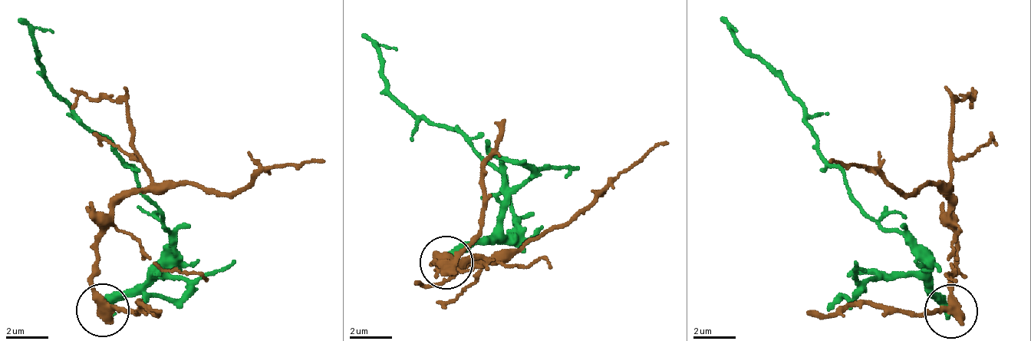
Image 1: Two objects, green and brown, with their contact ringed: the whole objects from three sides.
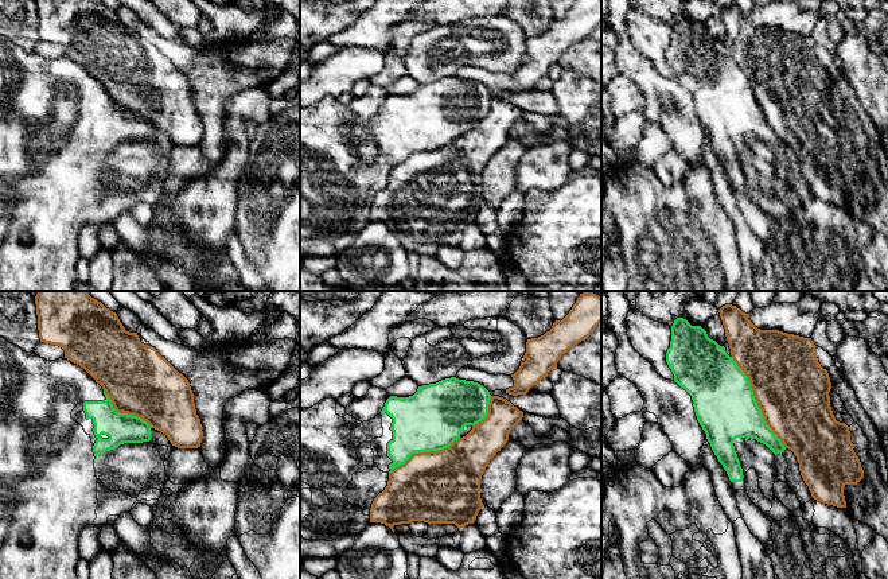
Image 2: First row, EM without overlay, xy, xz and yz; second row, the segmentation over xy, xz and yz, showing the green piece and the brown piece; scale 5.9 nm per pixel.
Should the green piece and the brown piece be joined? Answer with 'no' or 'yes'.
no

